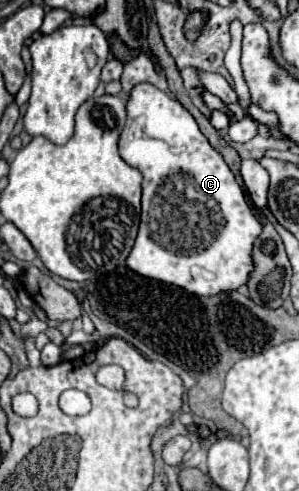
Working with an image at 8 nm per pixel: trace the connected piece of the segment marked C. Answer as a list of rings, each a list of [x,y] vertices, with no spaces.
[[[151,83],[135,85],[127,97],[127,125],[119,137],[119,153],[127,165],[139,169],[143,175],[141,223],[127,267],[143,277],[177,285],[195,295],[217,295],[239,289],[253,271],[251,249],[263,225],[253,215],[235,175],[199,131],[193,115],[177,99],[171,99]]]

